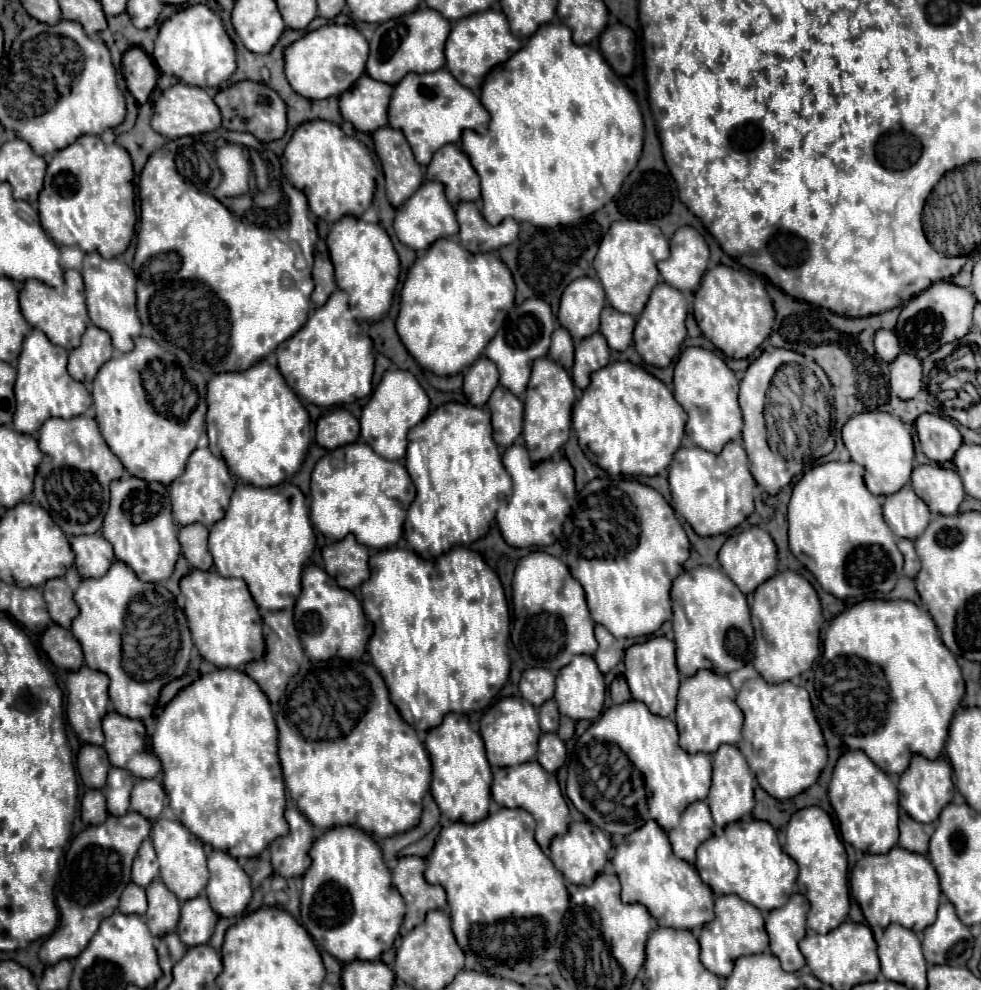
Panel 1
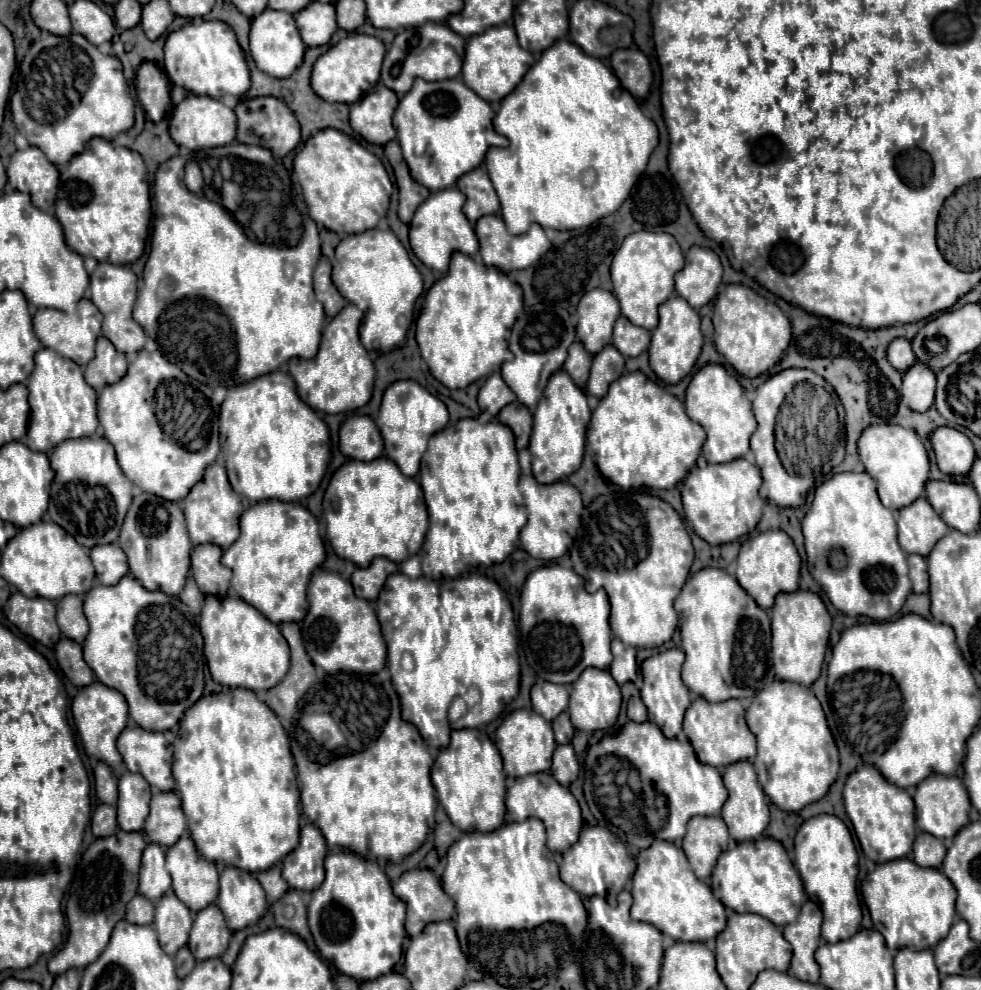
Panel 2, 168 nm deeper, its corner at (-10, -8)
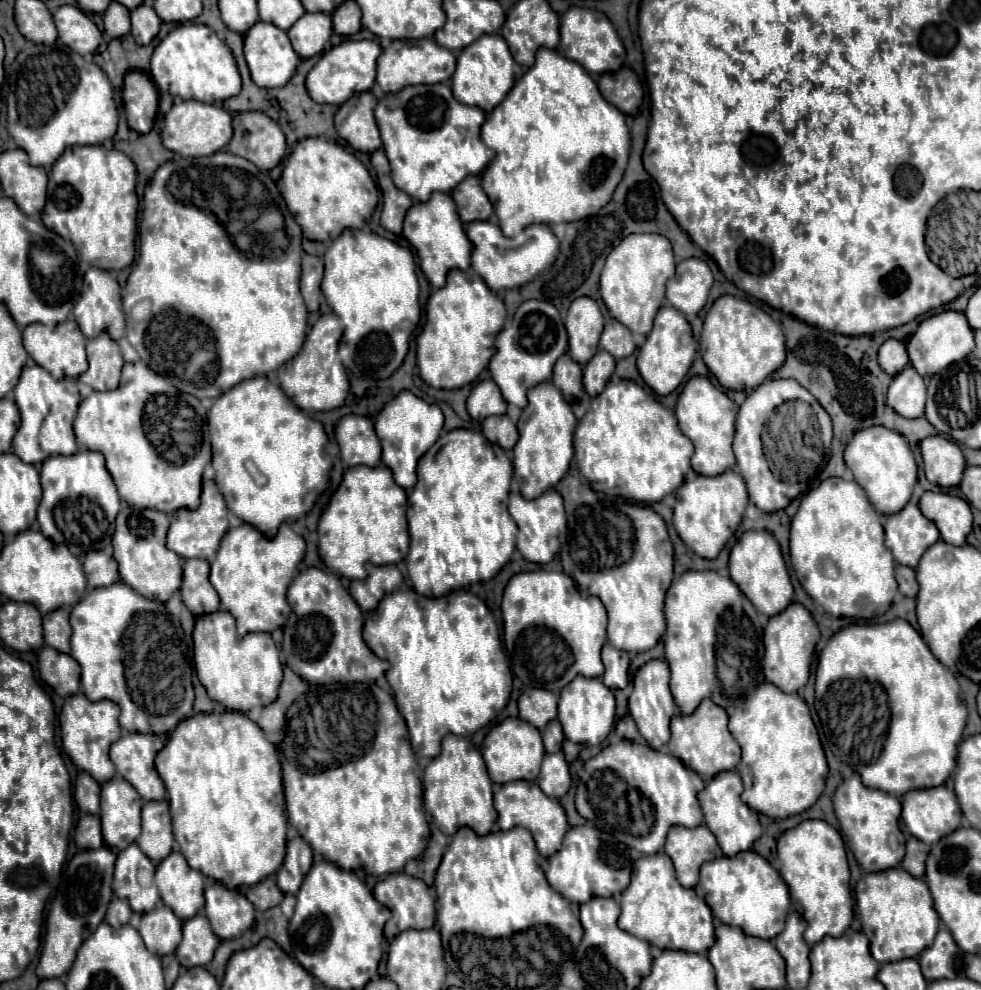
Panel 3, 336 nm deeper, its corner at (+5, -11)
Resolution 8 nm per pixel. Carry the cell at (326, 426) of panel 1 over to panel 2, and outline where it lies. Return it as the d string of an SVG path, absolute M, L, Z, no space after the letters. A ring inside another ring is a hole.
M350 416L338 432L338 448L344 456L356 460L374 460L382 456L382 436L370 416Z

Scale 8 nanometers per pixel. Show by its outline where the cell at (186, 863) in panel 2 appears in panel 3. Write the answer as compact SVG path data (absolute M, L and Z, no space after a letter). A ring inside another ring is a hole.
M173 851L157 865L155 885L163 903L169 905L173 913L183 921L197 915L205 905L203 875L193 871L179 851Z

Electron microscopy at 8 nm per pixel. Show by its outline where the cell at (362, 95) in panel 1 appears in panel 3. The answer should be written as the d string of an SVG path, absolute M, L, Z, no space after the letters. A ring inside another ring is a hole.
M361 93L349 99L335 113L335 127L355 151L373 153L381 147L379 129L373 117L377 99L371 93Z

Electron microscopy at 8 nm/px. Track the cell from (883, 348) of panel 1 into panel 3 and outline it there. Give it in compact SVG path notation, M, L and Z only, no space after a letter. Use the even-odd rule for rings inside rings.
M887 339L881 349L879 349L879 365L885 373L889 375L897 375L901 373L909 363L909 355L905 349L903 341L897 339Z

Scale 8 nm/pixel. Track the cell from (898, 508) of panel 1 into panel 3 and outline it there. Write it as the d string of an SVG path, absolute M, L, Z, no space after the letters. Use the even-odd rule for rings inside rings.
M913 503L885 519L885 545L899 565L915 569L921 555L939 539L937 527Z

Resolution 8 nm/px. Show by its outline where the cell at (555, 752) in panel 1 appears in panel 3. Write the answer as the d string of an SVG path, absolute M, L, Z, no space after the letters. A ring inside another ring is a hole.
M561 751L553 755L547 753L543 757L541 775L537 783L545 791L545 795L549 795L551 799L561 799L569 791L571 775L569 775L569 765L565 761L565 755Z

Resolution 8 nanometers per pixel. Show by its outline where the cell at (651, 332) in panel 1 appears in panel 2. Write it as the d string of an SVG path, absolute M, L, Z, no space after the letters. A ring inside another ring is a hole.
M672 296L664 304L660 304L658 314L660 322L652 330L652 342L648 348L650 366L656 372L656 376L666 384L678 384L694 368L694 362L702 350L700 316L682 296Z

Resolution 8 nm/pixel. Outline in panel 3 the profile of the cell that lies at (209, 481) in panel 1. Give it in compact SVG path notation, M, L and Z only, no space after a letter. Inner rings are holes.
M203 481L203 493L201 493L201 505L195 511L181 509L171 515L171 529L167 535L167 547L181 555L183 559L205 559L213 561L213 555L217 553L217 547L221 543L221 537L227 531L227 505L213 481Z

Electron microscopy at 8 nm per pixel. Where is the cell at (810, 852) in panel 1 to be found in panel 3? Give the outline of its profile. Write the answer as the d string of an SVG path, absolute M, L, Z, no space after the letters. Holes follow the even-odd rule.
M819 819L803 821L779 837L777 855L781 863L779 873L783 881L791 885L789 893L793 907L807 921L805 941L809 945L815 945L825 935L843 935L853 921L853 899L849 891L849 865L845 845L839 831Z

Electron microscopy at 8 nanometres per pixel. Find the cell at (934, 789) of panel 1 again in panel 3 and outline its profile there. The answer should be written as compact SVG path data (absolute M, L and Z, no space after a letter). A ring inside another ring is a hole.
M943 785L933 789L913 789L903 795L903 823L907 831L923 843L937 843L941 837L949 835L949 831L955 831L961 825L961 819L963 815L955 793Z

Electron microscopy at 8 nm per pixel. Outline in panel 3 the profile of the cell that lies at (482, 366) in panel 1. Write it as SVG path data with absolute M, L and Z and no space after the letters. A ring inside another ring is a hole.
M493 379L479 381L473 387L473 391L467 399L467 411L477 421L483 421L489 415L505 415L507 403L505 403L497 383L493 383Z

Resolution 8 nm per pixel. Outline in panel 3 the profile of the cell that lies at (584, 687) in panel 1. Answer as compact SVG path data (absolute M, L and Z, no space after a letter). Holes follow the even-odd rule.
M579 675L561 689L559 697L559 717L563 725L565 737L573 743L587 743L587 745L599 745L607 739L615 725L615 695L601 683L601 679L585 679Z

